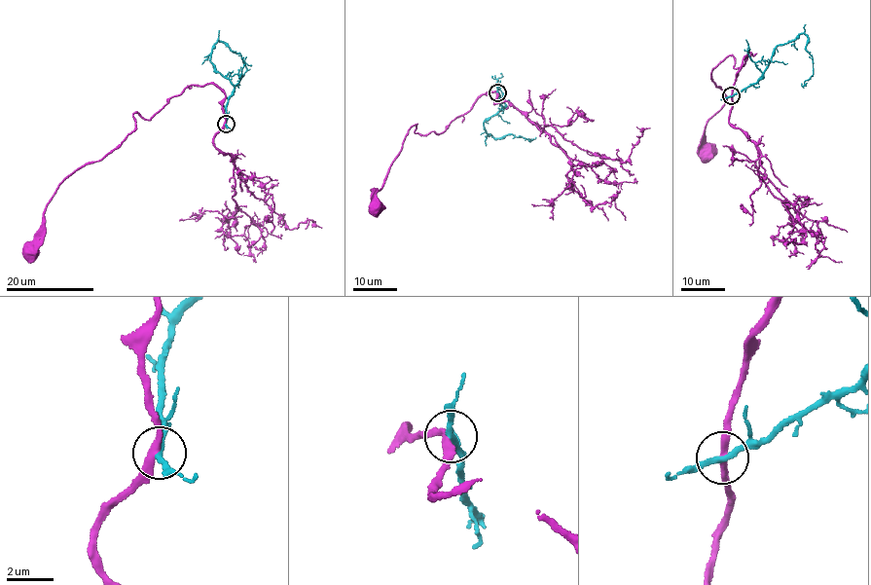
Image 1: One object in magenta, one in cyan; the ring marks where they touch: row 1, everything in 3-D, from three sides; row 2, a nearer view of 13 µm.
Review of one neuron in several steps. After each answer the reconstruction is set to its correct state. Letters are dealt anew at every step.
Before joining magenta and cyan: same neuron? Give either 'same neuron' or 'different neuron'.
different neuron

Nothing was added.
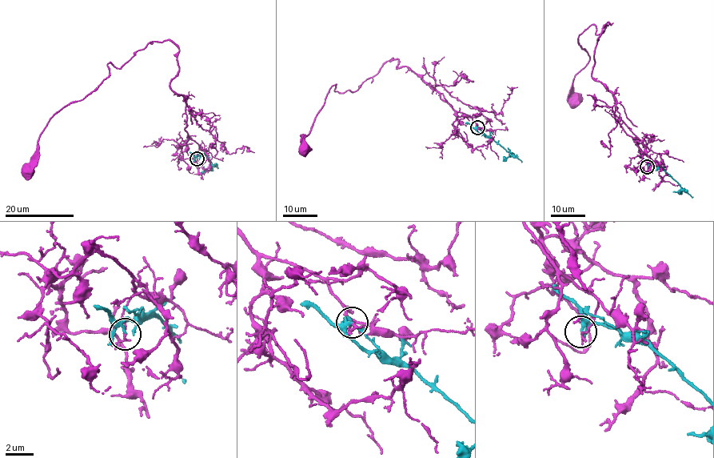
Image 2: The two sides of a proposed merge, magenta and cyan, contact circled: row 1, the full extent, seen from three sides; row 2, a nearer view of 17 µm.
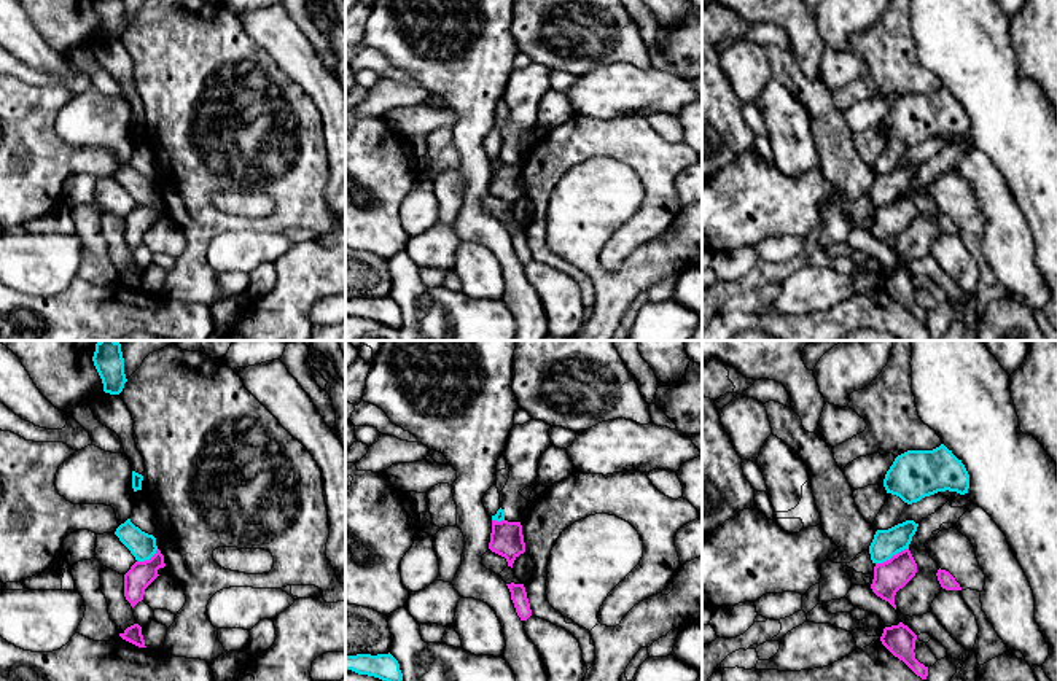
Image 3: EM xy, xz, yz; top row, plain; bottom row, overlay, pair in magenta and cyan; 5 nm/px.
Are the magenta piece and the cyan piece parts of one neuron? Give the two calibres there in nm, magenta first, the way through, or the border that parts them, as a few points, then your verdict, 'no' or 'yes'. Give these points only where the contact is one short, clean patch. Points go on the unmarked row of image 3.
160/140 nm | along yz (908, 191), (876, 207) | no

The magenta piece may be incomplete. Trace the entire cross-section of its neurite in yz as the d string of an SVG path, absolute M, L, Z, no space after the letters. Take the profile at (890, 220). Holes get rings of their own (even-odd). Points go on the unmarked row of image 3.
M904 193L883 207L876 207L872 235L888 245L895 253L895 239L917 216L917 207L909 193Z

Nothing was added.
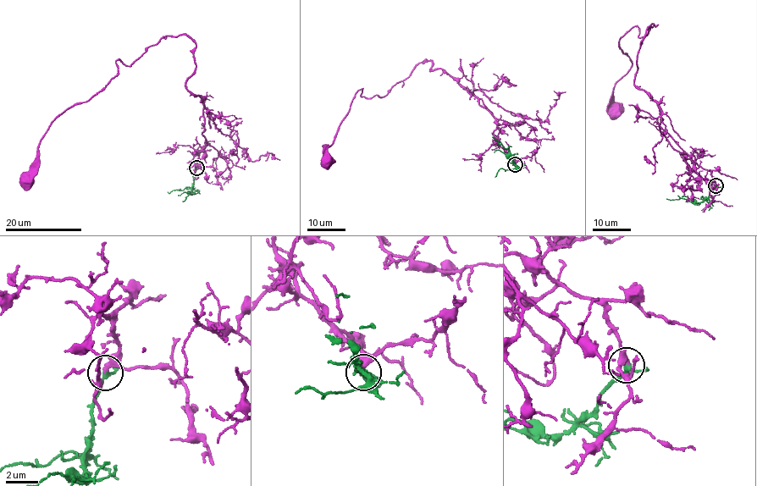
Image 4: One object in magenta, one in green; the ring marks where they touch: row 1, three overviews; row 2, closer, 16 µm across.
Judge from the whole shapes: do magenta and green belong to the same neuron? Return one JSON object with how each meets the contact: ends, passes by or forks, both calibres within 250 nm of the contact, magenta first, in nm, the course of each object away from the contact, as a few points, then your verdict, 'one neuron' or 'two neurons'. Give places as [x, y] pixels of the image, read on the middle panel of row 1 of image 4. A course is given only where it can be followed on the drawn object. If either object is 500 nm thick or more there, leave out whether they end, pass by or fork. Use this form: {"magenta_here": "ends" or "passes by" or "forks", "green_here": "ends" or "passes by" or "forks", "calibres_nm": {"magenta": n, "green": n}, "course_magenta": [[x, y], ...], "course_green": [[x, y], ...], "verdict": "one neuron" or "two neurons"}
{"magenta_here": "passes by", "green_here": "passes by", "calibres_nm": {"magenta": 280, "green": 240}, "course_magenta": [[515, 164], [494, 135], [494, 117], [426, 59], [382, 96], [356, 93], [330, 146], [323, 145], [326, 162]], "course_green": [[515, 164], [508, 151], [492, 136]], "verdict": "one neuron"}

